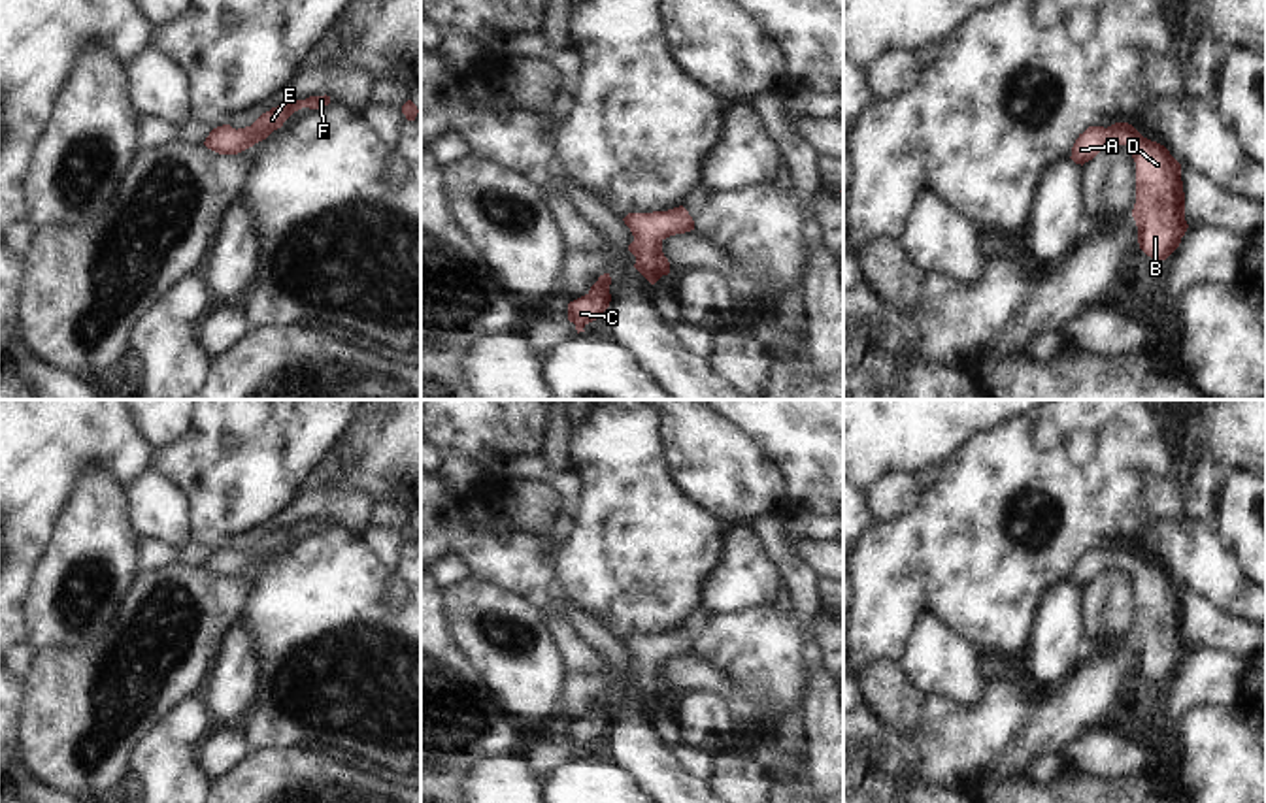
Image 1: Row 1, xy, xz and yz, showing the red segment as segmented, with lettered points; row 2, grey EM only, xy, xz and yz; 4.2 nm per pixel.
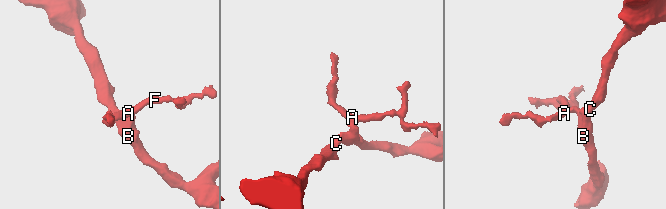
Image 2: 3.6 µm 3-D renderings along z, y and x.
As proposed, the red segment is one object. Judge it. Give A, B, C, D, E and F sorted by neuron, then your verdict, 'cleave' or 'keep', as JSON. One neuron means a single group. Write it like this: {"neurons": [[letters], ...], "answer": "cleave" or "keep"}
{"neurons": [["A", "B", "C", "D", "E", "F"]], "answer": "keep"}

